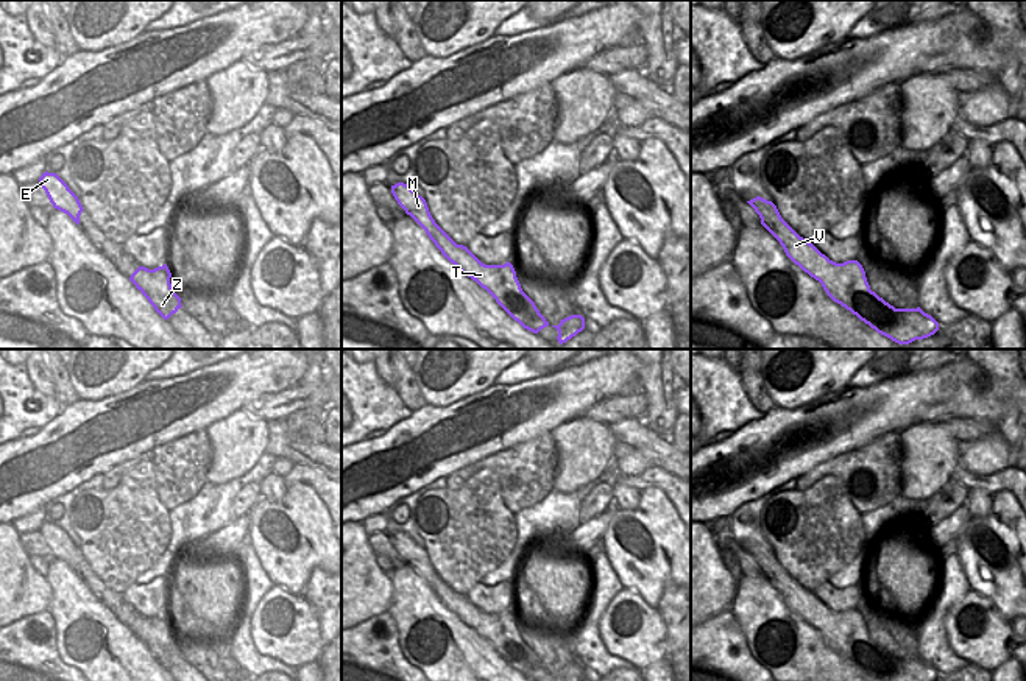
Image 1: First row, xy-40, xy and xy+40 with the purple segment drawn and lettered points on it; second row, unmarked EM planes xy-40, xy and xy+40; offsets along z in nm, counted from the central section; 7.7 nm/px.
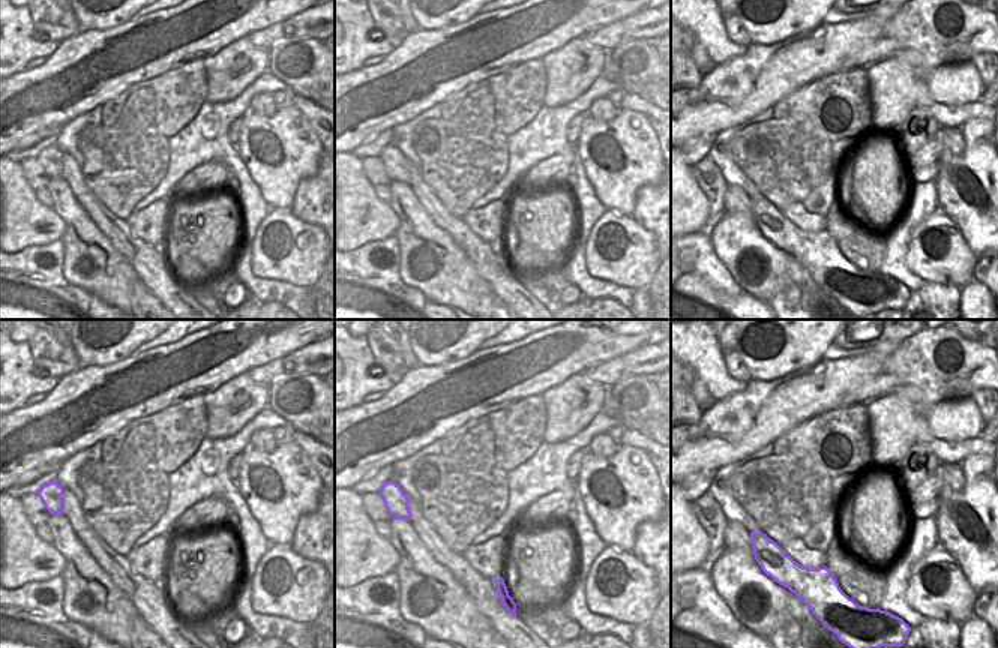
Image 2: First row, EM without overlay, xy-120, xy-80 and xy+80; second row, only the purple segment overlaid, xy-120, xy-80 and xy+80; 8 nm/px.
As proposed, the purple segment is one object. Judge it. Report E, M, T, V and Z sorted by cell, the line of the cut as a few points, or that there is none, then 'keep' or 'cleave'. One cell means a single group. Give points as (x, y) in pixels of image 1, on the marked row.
E M T V Z; no cut; keep

